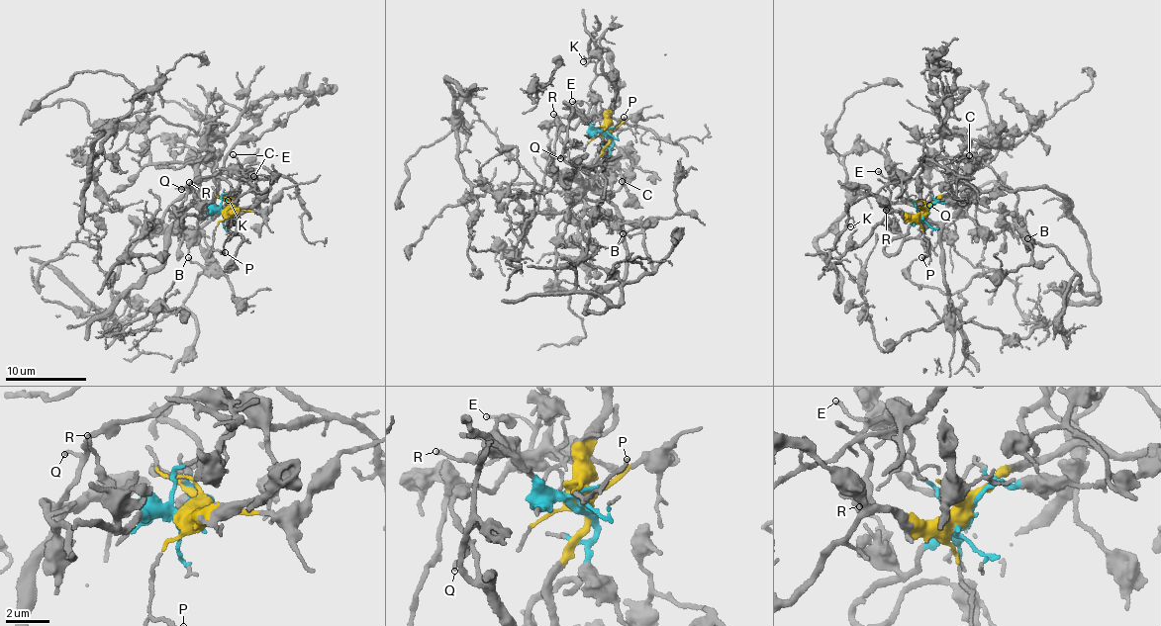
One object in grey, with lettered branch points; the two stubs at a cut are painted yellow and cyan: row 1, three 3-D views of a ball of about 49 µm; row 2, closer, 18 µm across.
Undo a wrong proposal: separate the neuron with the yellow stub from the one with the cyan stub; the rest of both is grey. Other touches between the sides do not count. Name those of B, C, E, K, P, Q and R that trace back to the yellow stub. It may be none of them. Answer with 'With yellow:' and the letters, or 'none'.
With yellow: B, P

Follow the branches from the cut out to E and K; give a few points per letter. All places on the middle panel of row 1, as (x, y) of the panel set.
E: (606, 135), (592, 128), (599, 117), (596, 110), (585, 101), (571, 101)
K: (606, 135), (592, 128), (599, 117), (591, 88), (598, 55), (584, 56), (583, 60)

